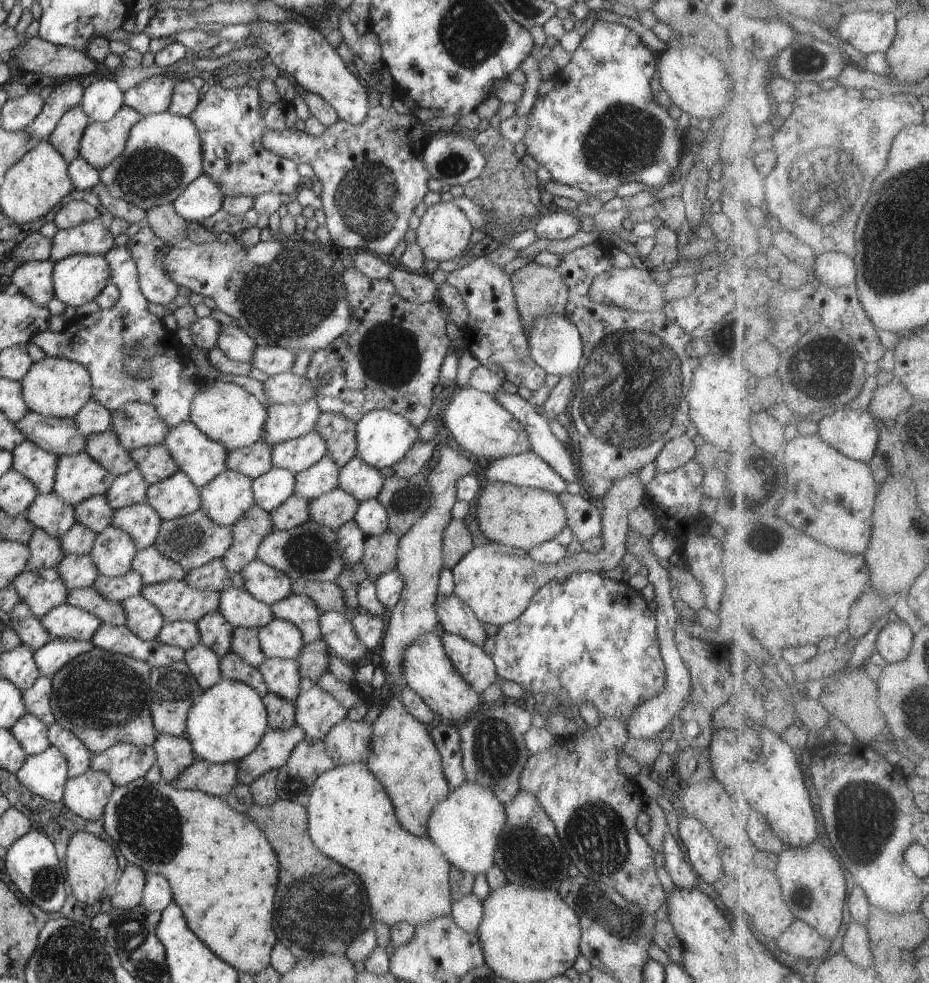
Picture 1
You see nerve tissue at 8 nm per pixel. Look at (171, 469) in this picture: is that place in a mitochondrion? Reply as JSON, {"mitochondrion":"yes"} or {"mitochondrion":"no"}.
{"mitochondrion":"no"}

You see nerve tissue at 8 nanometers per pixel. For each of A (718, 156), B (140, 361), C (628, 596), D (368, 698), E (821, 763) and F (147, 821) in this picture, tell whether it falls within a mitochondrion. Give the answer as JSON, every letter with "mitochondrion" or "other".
{"A":"other","B":"mitochondrion","C":"other","D":"other","E":"other","F":"mitochondrion"}

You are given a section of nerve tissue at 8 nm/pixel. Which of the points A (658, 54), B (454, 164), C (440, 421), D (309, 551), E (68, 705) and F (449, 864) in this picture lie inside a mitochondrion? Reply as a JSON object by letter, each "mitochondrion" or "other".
{"A":"other","B":"mitochondrion","C":"other","D":"mitochondrion","E":"mitochondrion","F":"other"}

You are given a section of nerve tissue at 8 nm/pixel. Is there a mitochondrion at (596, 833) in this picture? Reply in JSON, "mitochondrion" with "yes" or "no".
{"mitochondrion":"yes"}

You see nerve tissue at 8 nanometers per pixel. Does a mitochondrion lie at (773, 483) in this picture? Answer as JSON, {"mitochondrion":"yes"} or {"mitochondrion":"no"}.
{"mitochondrion":"yes"}

